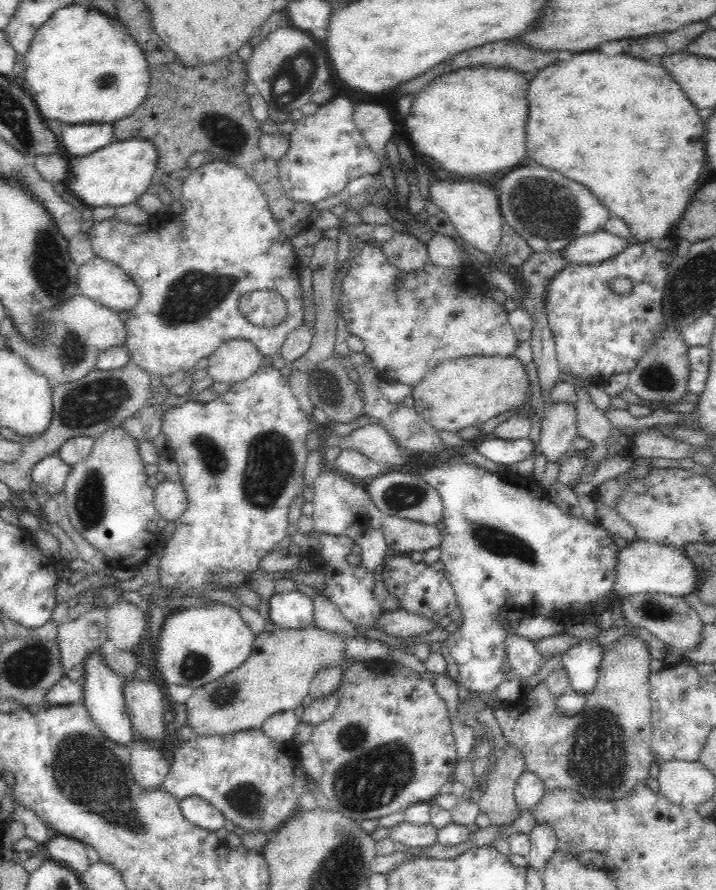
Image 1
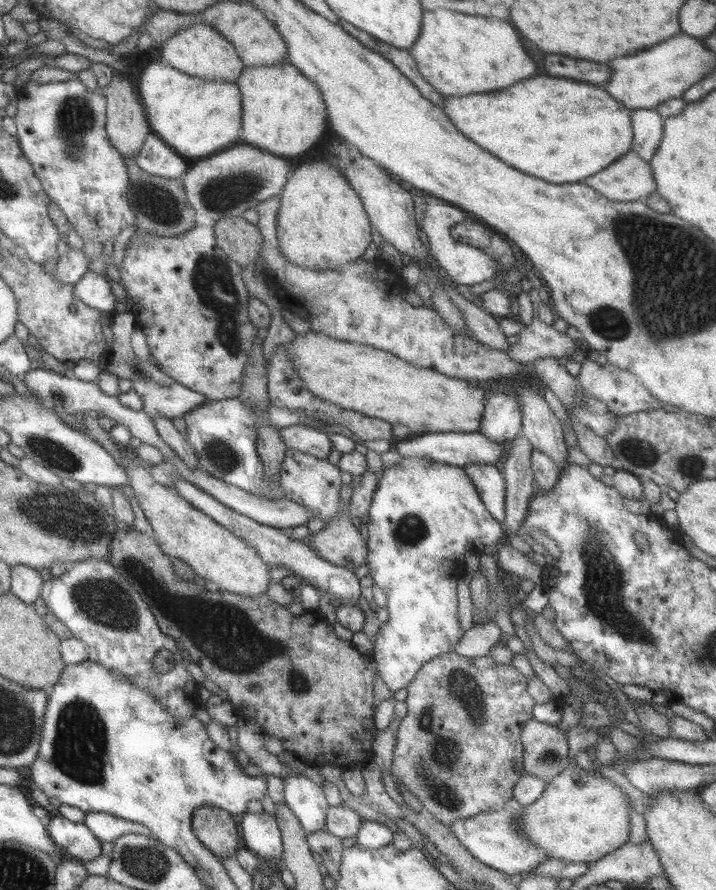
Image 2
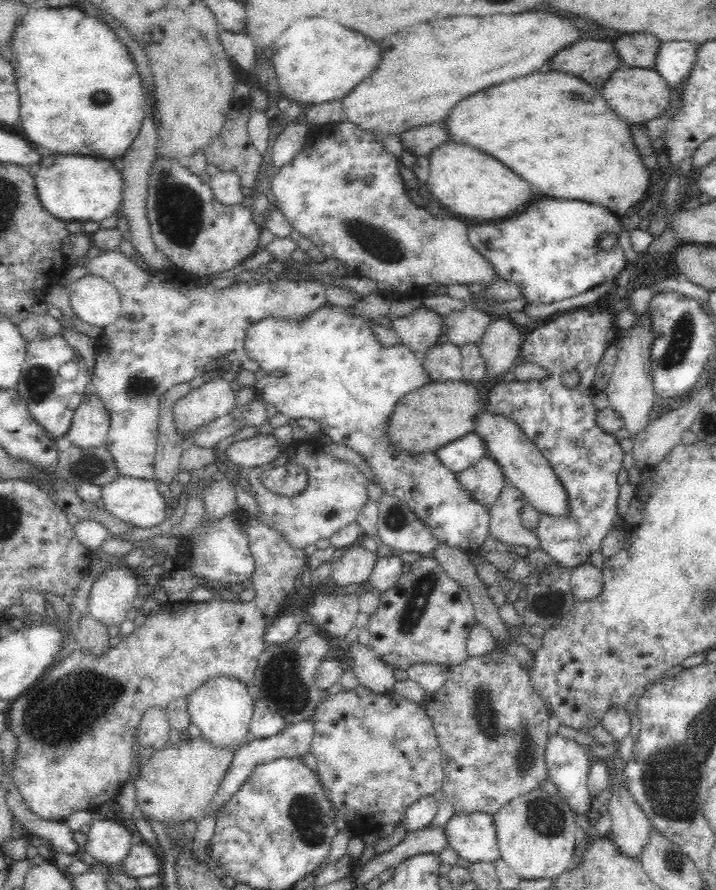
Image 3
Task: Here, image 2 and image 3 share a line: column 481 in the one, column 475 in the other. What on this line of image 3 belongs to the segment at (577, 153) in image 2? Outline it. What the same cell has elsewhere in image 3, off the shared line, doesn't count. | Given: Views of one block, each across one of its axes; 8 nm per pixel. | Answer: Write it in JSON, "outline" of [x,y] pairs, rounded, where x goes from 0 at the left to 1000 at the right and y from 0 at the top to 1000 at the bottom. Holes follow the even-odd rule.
{"outline":[[[754,79],[746,82],[736,83],[735,85],[726,85],[723,88],[701,91],[698,94],[687,97],[687,99],[679,99],[673,103],[665,103],[659,108],[654,108],[651,112],[645,112],[642,117],[637,117],[637,121],[631,121],[628,128],[619,134],[626,143],[626,152],[628,152],[628,158],[640,161],[656,162],[670,170],[684,173],[690,178],[704,178],[701,182],[718,191],[723,198],[729,198],[735,204],[746,207],[746,209],[754,209],[754,216],[763,218],[763,220],[771,220],[771,222],[791,222],[791,225],[817,225],[851,234],[863,240],[872,240],[878,234],[891,234],[892,230],[902,224],[904,213],[908,207],[908,190],[899,185],[897,175],[891,172],[891,166],[883,156],[883,148],[880,147],[880,138],[869,130],[863,129],[849,116],[846,111],[841,109],[841,102],[835,101],[835,98],[830,98],[816,89],[793,83],[791,81]]]}

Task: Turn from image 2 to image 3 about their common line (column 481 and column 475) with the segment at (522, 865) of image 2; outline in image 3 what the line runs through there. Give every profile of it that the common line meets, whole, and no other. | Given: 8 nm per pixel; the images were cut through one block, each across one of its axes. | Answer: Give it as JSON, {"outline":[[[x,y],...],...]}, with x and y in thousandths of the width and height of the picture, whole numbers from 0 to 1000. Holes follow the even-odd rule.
{"outline":[[[682,913],[662,915],[634,915],[620,927],[620,934],[626,938],[626,952],[631,952],[640,964],[654,966],[656,971],[661,969],[687,967],[698,964],[696,947],[693,947],[693,927],[690,927],[690,918]]]}

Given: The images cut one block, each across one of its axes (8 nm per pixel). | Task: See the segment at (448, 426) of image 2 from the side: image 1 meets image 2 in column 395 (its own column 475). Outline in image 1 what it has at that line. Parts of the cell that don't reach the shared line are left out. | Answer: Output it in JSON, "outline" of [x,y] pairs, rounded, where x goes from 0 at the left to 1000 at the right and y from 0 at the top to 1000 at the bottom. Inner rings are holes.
{"outline":[[[659,399],[612,409],[575,435],[578,462],[609,484],[637,487],[648,481],[680,474],[700,464],[726,460],[742,436],[729,407],[715,400]]]}

